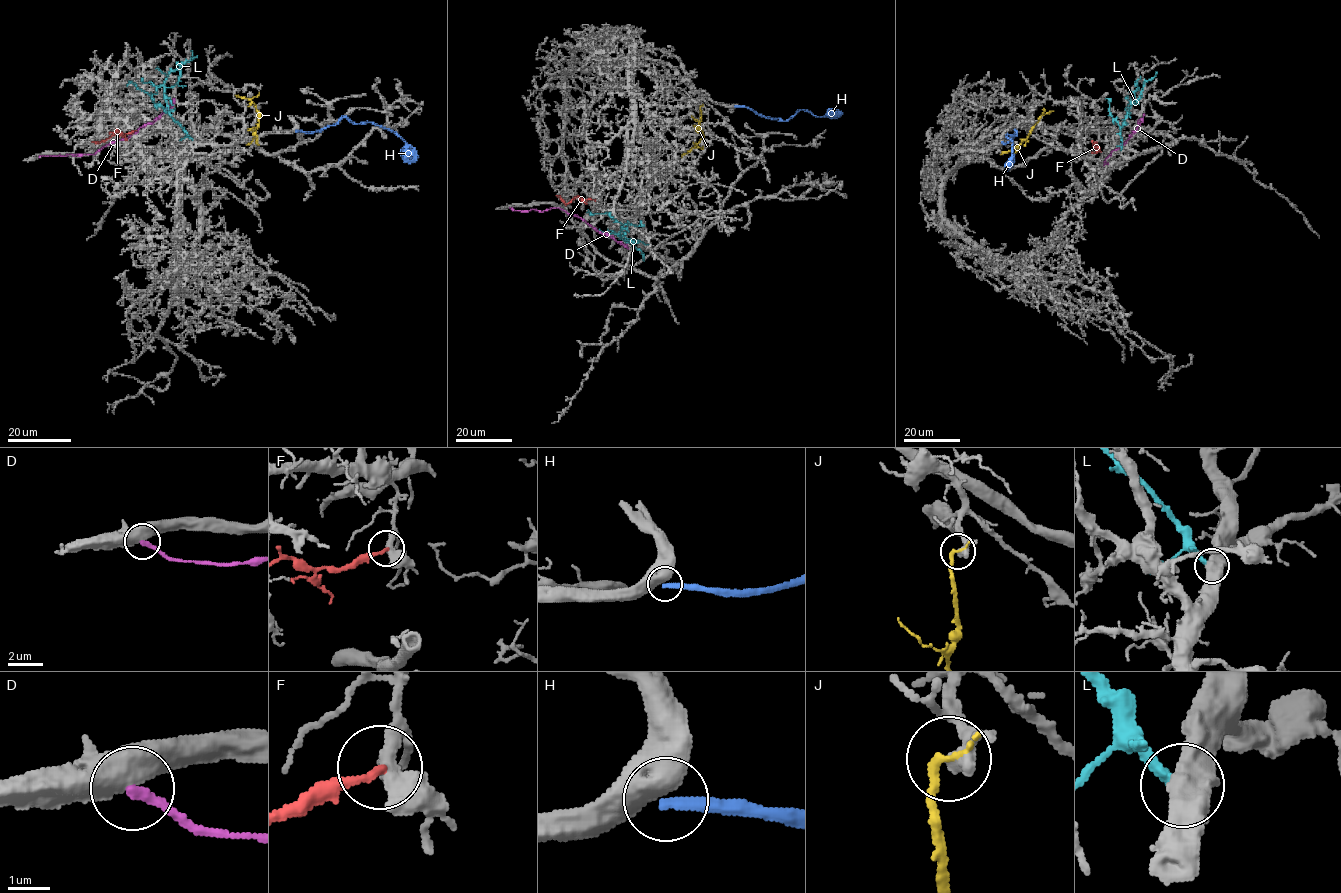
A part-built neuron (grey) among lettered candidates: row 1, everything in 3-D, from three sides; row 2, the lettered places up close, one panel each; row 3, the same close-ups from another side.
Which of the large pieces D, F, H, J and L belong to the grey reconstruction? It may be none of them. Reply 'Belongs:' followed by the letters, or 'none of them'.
Belongs: none of them

